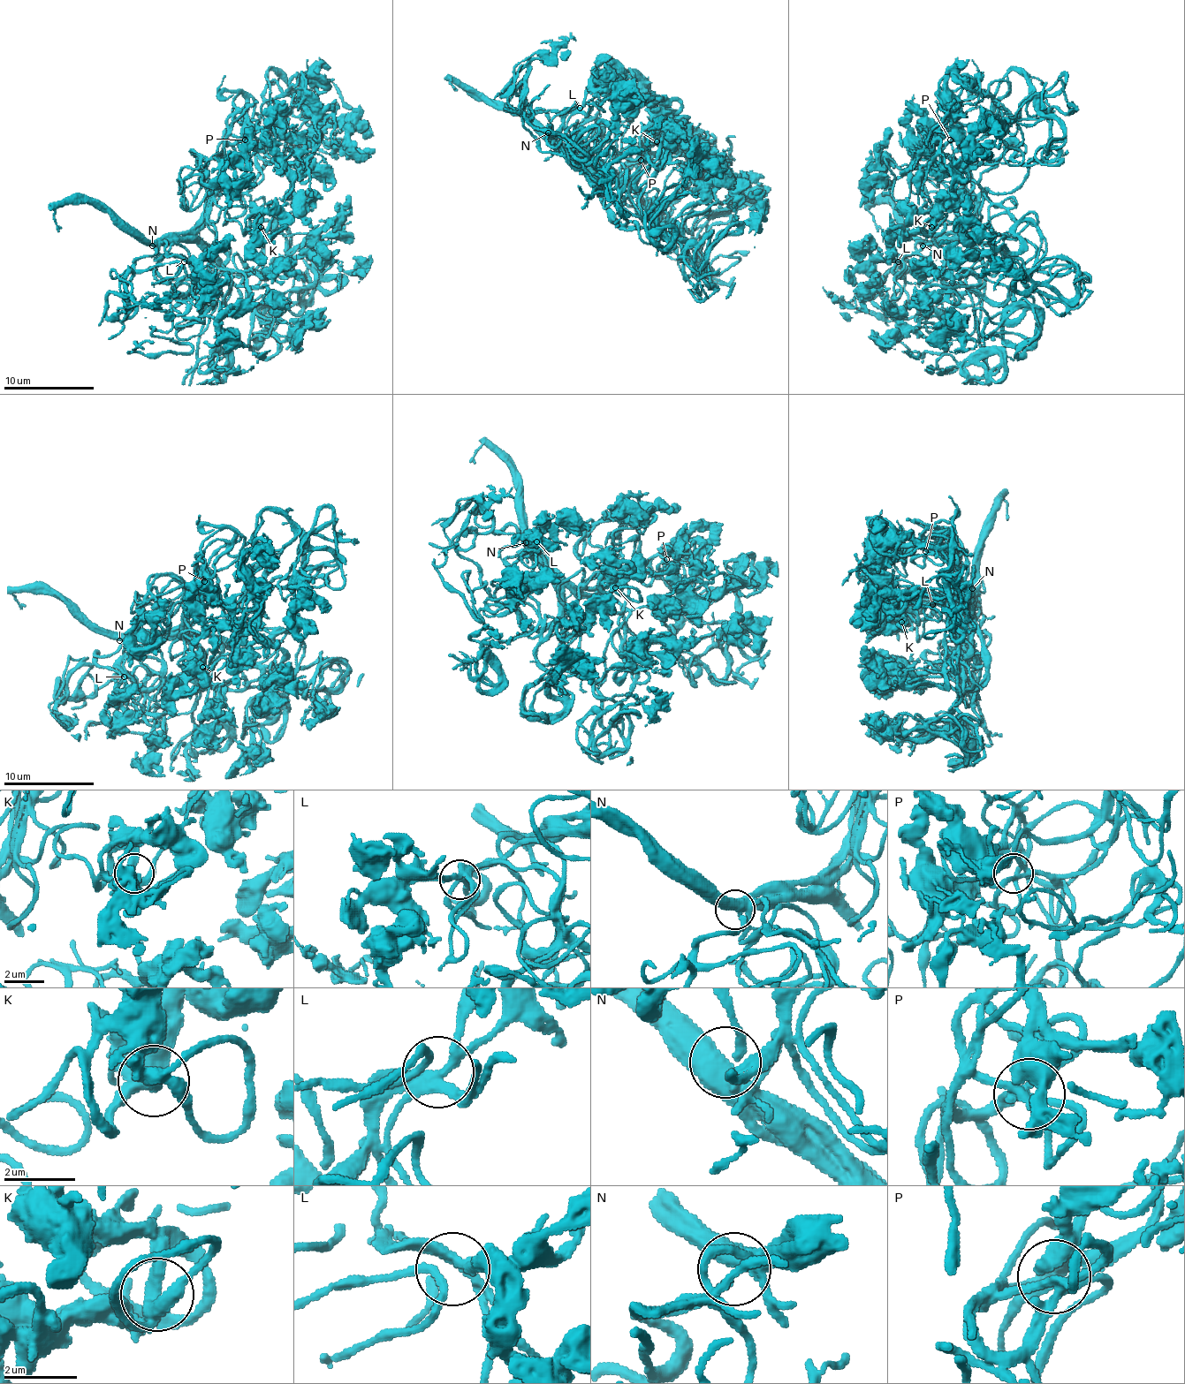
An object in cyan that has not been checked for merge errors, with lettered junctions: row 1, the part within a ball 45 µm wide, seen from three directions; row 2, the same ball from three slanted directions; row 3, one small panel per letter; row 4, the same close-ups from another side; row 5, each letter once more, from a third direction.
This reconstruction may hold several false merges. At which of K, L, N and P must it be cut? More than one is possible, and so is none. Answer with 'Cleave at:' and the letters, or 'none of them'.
Cleave at: none of them

